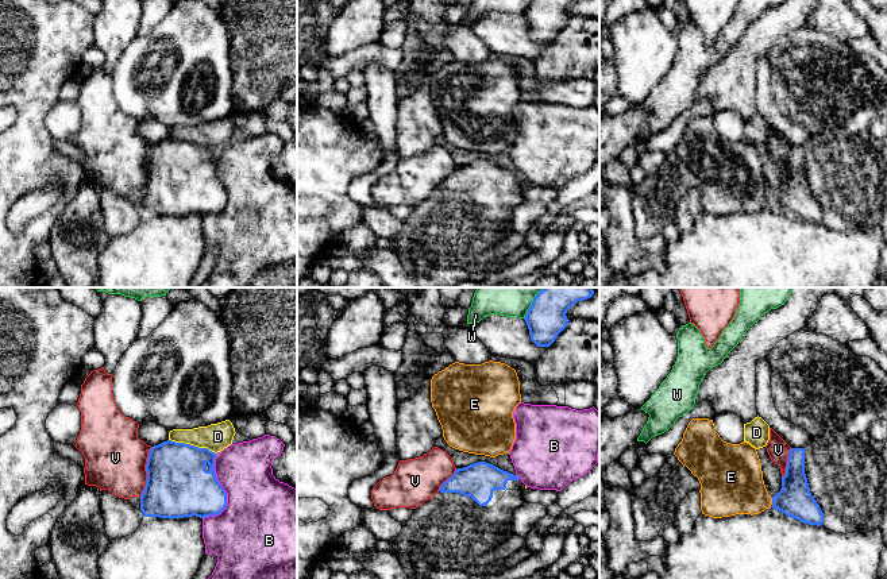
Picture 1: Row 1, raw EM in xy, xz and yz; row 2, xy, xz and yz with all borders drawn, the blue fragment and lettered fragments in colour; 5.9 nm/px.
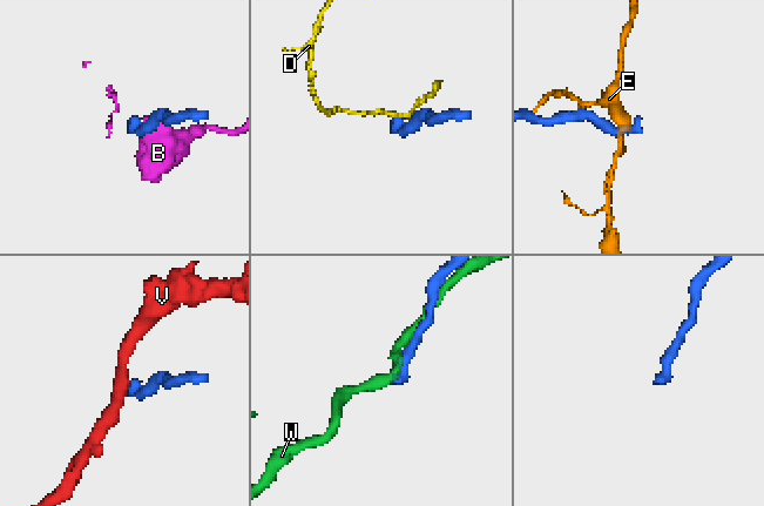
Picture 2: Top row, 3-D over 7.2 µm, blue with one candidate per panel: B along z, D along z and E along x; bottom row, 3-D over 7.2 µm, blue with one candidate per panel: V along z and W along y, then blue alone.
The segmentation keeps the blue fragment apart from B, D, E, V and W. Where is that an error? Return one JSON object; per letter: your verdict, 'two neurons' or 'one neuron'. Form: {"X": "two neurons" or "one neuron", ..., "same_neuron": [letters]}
{"B": "two neurons", "D": "two neurons", "E": "two neurons", "V": "two neurons", "W": "two neurons", "same_neuron": []}

